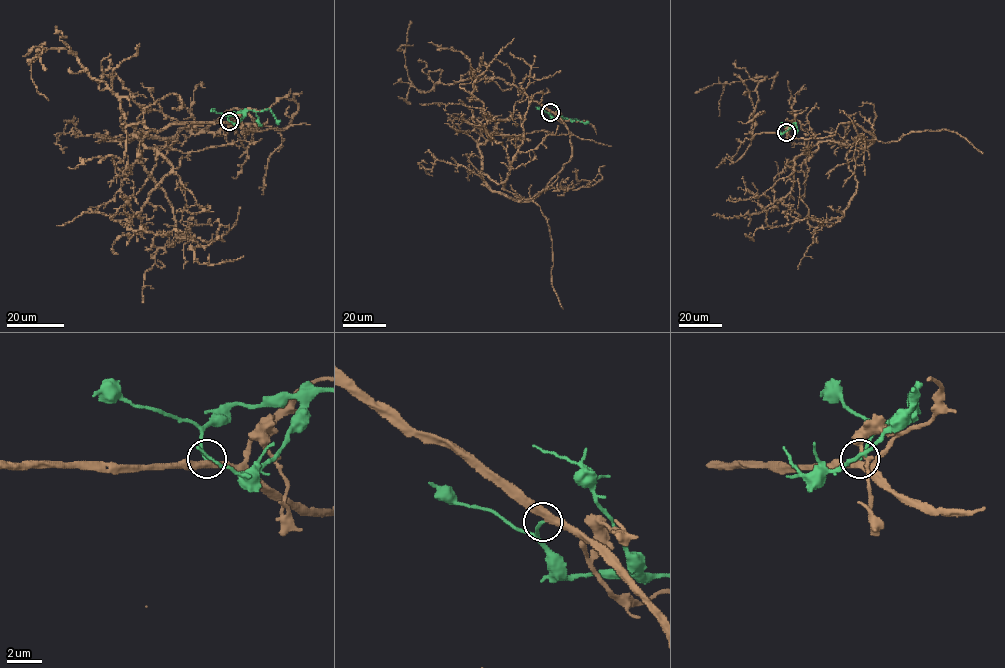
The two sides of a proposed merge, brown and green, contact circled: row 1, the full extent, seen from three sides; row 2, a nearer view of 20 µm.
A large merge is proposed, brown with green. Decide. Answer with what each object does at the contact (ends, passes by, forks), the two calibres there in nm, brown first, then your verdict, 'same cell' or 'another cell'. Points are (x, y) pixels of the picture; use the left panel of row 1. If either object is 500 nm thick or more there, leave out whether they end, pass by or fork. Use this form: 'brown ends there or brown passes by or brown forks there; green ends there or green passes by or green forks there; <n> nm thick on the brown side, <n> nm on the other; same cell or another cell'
brown passes by; green ends there; 360 nm thick on the brown side, 180 nm on the other; another cell

